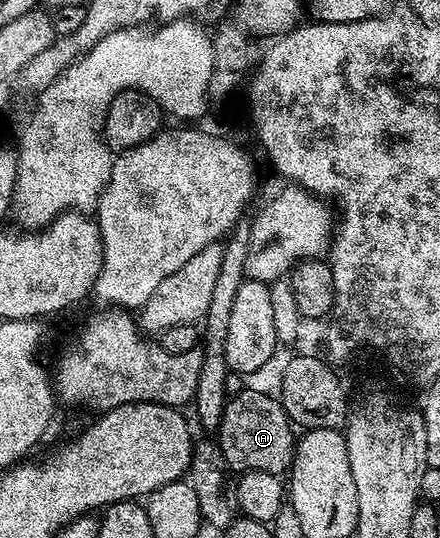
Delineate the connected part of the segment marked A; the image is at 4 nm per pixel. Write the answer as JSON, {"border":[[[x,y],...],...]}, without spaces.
{"border":[[[243,389],[223,409],[222,423],[216,430],[216,442],[231,472],[259,471],[282,477],[294,462],[296,434],[293,430],[295,428],[275,396],[273,399],[262,391]]]}

